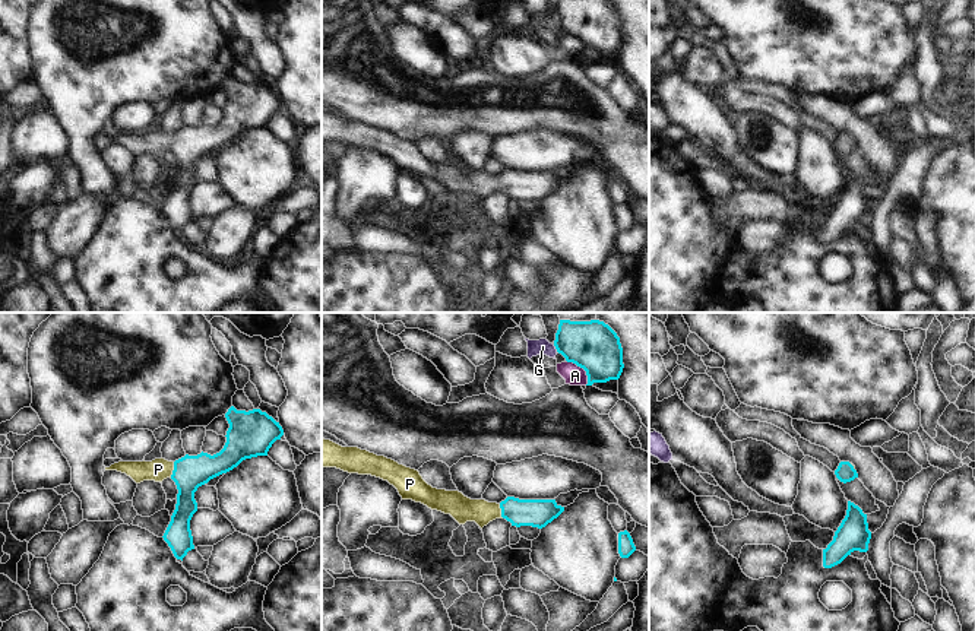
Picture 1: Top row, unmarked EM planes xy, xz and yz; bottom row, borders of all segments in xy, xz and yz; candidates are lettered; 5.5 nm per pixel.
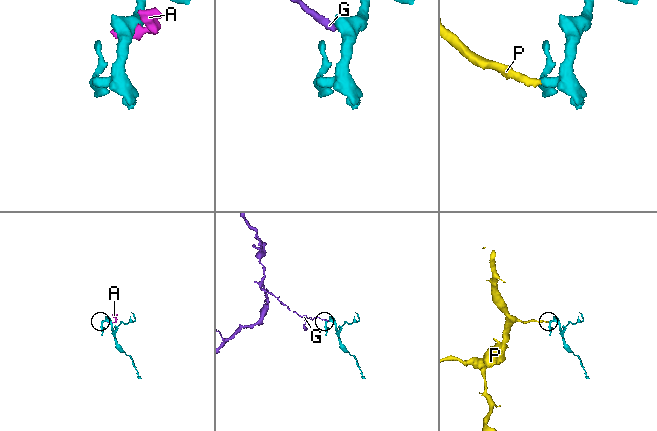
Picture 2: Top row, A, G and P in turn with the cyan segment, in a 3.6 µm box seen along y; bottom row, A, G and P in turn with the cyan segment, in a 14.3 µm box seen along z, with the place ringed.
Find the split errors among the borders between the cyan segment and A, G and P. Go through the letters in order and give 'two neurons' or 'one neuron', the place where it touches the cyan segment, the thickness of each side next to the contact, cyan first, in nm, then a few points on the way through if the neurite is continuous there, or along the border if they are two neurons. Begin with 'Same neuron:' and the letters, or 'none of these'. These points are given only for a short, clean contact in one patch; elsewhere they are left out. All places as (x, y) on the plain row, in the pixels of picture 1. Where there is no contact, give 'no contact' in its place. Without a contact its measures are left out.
Same neuron: P
A: two neurons; meets cyan in xz at (582, 40); 260 nm thick on the cyan side, 110 nm on the other
G: two neurons; meets cyan in xz at (556, 21); 260 nm thick on the cyan side, 90 nm on the other; border along xz (553, 18), (557, 24)
P: one neuron; meets cyan in xy at (174, 142); 190 nm thick on the cyan side, 120 nm on the other; runs through xy (190, 145), (174, 142), (158, 142)

